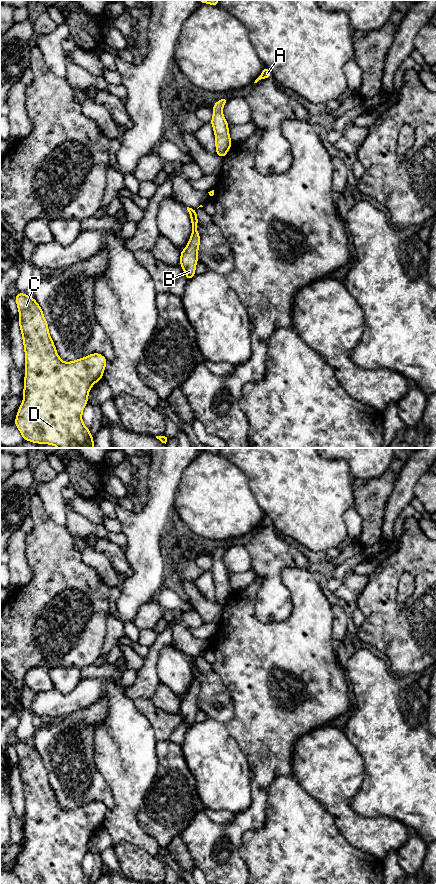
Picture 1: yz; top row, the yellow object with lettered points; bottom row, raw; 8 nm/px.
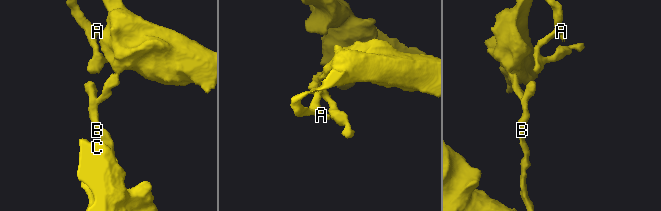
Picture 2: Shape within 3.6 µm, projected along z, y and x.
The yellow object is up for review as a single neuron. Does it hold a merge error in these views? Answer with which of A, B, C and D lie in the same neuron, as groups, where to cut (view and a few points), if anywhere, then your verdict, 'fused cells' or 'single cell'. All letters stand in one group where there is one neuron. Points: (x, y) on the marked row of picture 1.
groups A / B C D; cut yz (193, 209), (190, 214); fused cells

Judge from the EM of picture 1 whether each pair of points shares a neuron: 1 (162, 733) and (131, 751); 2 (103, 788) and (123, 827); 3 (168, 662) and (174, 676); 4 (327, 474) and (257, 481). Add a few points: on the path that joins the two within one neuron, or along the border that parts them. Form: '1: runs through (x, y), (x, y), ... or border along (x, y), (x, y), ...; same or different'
1: border along (144, 716), (153, 728), (154, 736), (158, 740); different
2: border along (107, 783), (113, 799), (113, 806), (110, 809); different
3: runs through (171, 665), (174, 673); same
4: runs through (310, 481), (274, 481); same

